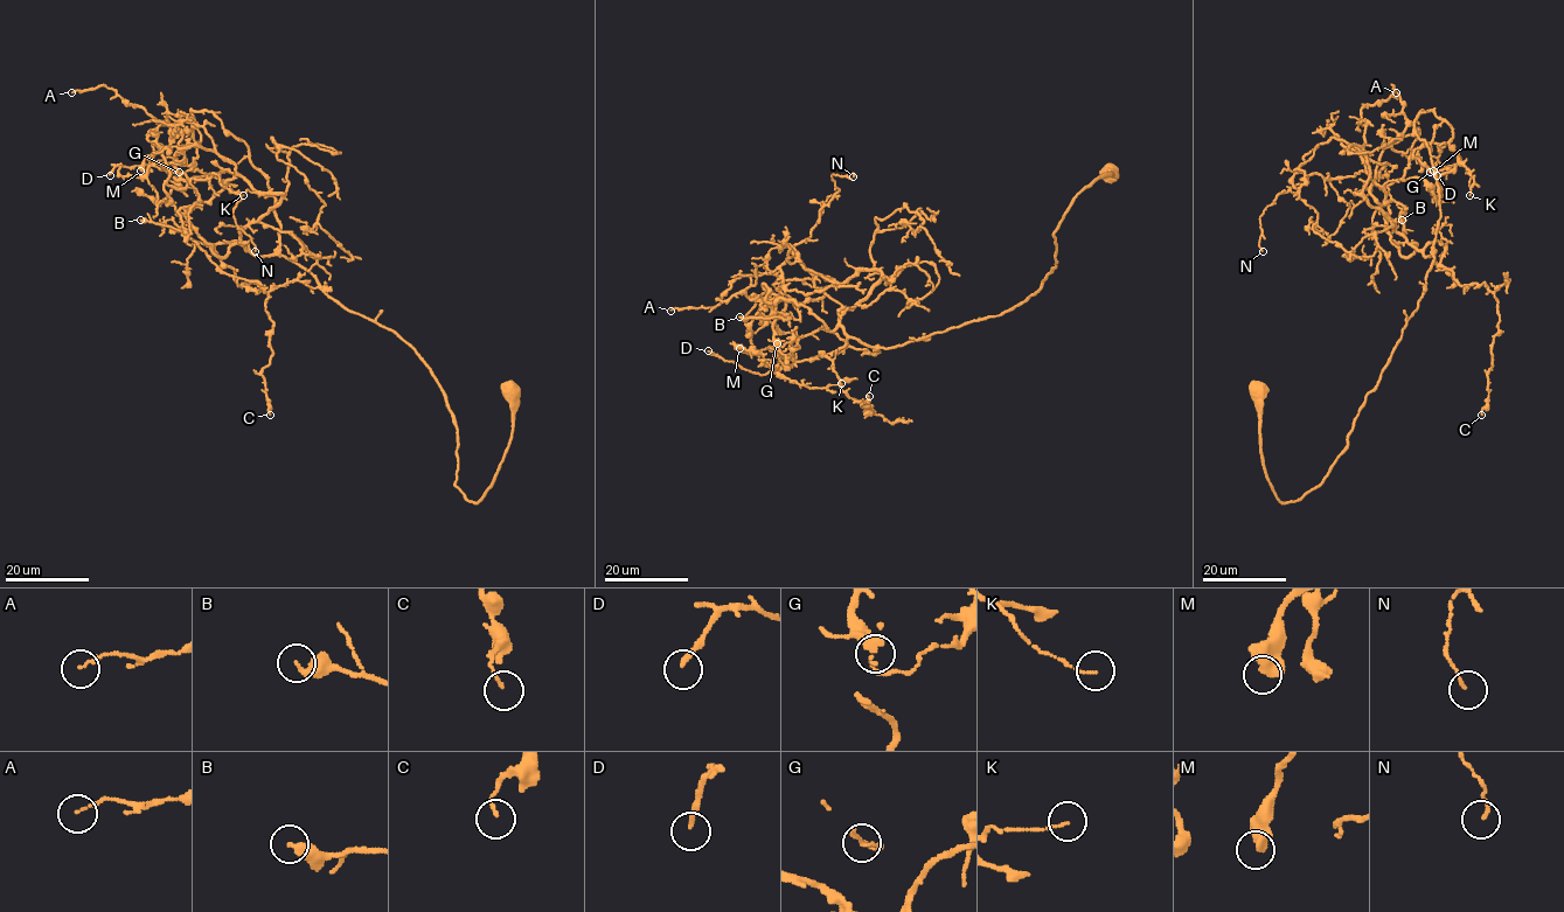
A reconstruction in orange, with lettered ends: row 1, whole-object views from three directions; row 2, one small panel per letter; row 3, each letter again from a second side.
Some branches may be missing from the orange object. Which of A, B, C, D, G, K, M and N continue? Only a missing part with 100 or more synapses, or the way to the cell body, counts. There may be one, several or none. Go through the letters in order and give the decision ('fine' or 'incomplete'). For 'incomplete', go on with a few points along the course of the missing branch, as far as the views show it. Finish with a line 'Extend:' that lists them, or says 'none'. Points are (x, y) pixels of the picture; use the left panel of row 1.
A: fine
B: fine
C: fine
D: fine
G: fine
K: fine
M: fine
N: fine
Extend: none

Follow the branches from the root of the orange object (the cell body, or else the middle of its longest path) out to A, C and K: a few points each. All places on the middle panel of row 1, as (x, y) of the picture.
A: (1110, 171), (998, 315), (868, 347), (840, 311), (876, 270), (743, 275), (671, 311)
C: (1110, 171), (1075, 199), (1026, 301), (813, 359), (867, 413), (869, 396)
K: (1110, 171), (1076, 195), (1054, 232), (1056, 266), (1020, 304), (876, 354), (819, 328), (772, 371), (841, 383)

